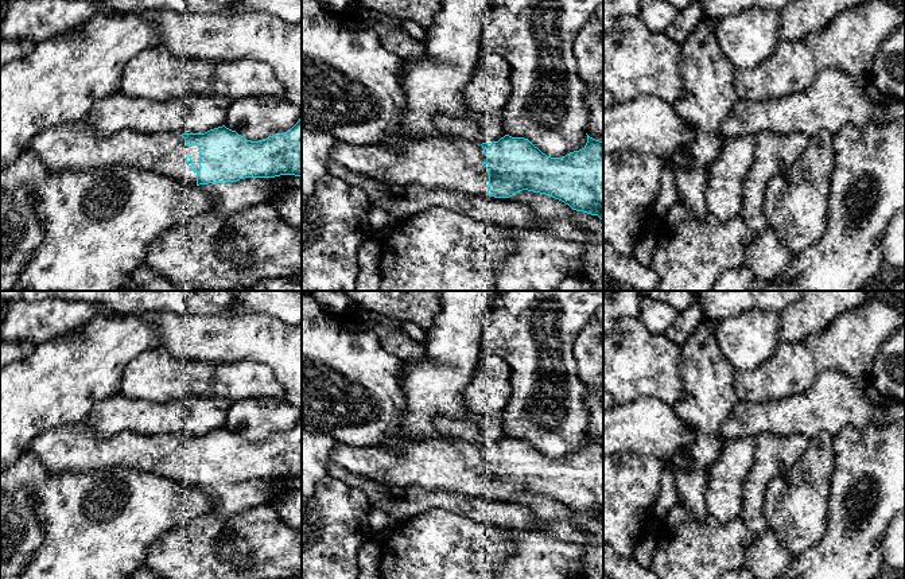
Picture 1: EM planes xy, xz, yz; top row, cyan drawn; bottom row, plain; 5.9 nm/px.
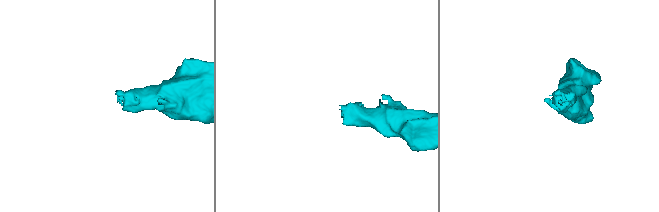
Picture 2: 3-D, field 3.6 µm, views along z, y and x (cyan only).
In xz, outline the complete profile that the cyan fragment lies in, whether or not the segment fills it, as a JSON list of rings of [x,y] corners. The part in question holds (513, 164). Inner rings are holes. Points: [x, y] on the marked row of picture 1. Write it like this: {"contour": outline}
{"contour": [[[505,135],[498,141],[477,144],[457,137],[431,137],[408,143],[403,151],[382,144],[338,143],[330,159],[349,171],[384,183],[443,189],[474,195],[509,198],[528,190],[559,199],[572,210],[598,215],[603,221],[603,141],[587,135],[586,145],[562,158],[543,154],[528,139]]]}

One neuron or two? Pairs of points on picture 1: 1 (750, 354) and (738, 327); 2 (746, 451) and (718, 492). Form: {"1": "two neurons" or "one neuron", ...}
{"1": "one neuron", "2": "one neuron"}

